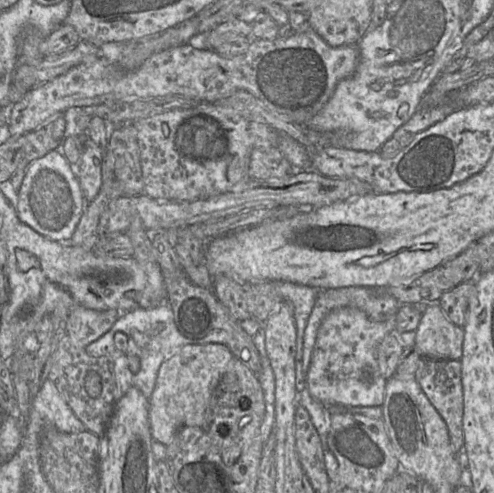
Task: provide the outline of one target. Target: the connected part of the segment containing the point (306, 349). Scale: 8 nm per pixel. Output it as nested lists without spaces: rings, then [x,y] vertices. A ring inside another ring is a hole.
[[[344,287],[337,289],[324,289],[319,293],[304,331],[302,369],[305,373],[308,372],[310,366],[318,329],[324,318],[331,311],[338,308],[352,307],[360,309],[373,321],[386,321],[388,319],[395,319],[396,321],[396,314],[401,304],[396,300],[396,298],[385,293],[383,290],[384,289],[366,287]]]

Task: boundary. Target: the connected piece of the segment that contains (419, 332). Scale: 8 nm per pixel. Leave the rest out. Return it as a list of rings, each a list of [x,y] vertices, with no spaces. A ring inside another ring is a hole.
[[[438,302],[427,303],[416,329],[415,346],[422,357],[460,360],[464,330],[453,324]]]

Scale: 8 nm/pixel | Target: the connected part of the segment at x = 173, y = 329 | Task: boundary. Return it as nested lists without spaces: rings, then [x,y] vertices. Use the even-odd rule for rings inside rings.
[[[163,303],[155,308],[138,308],[121,313],[108,332],[96,341],[85,347],[85,351],[92,357],[106,356],[111,359],[115,374],[114,400],[117,402],[131,388],[138,388],[145,398],[150,400],[161,364],[169,357],[188,344],[226,344],[227,335],[224,331],[213,329],[206,336],[199,339],[189,339],[182,335],[174,322],[174,314],[168,303]],[[117,333],[127,336],[125,350],[117,349],[114,337]],[[137,356],[140,359],[140,369],[133,374],[129,370],[128,360]]]

